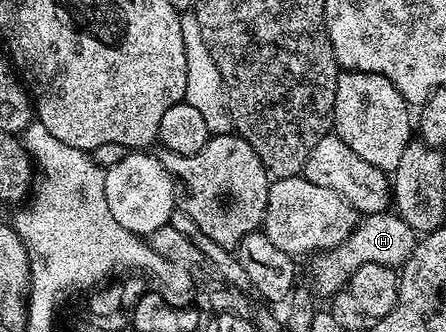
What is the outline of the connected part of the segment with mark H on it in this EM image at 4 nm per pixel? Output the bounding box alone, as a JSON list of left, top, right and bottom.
[310,212,416,296]

